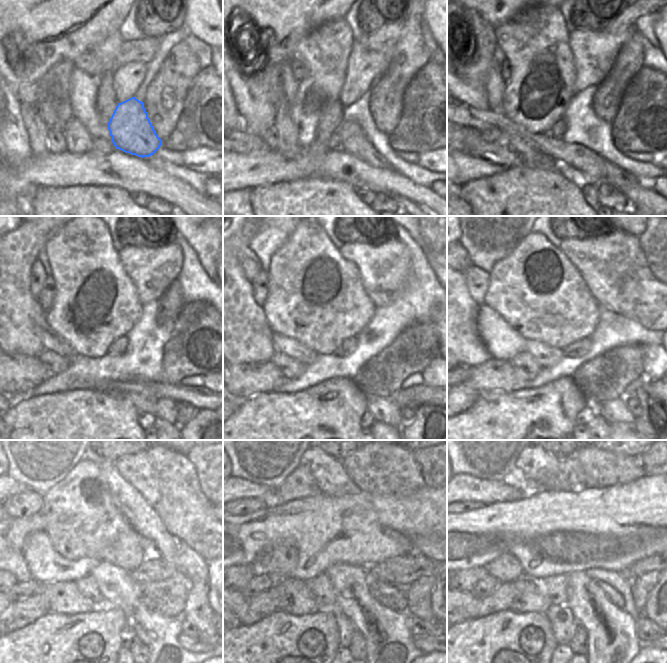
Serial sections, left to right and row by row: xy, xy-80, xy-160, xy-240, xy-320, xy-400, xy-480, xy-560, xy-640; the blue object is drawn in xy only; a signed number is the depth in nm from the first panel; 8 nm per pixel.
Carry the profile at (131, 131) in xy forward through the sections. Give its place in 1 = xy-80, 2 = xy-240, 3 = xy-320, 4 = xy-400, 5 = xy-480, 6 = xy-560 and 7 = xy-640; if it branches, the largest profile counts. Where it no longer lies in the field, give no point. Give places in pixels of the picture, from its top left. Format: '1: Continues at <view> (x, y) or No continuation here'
1: Continues at xy-80 (352, 139)
2: Continues at xy-240 (186, 411)
3: Continues at xy-320 (409, 411)
4: Continues at xy-400 (633, 405)
5: Continues at xy-480 (188, 628)
6: Continues at xy-560 (418, 628)
7: Continues at xy-640 (647, 630)

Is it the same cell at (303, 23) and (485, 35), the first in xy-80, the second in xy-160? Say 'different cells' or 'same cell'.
different cells

